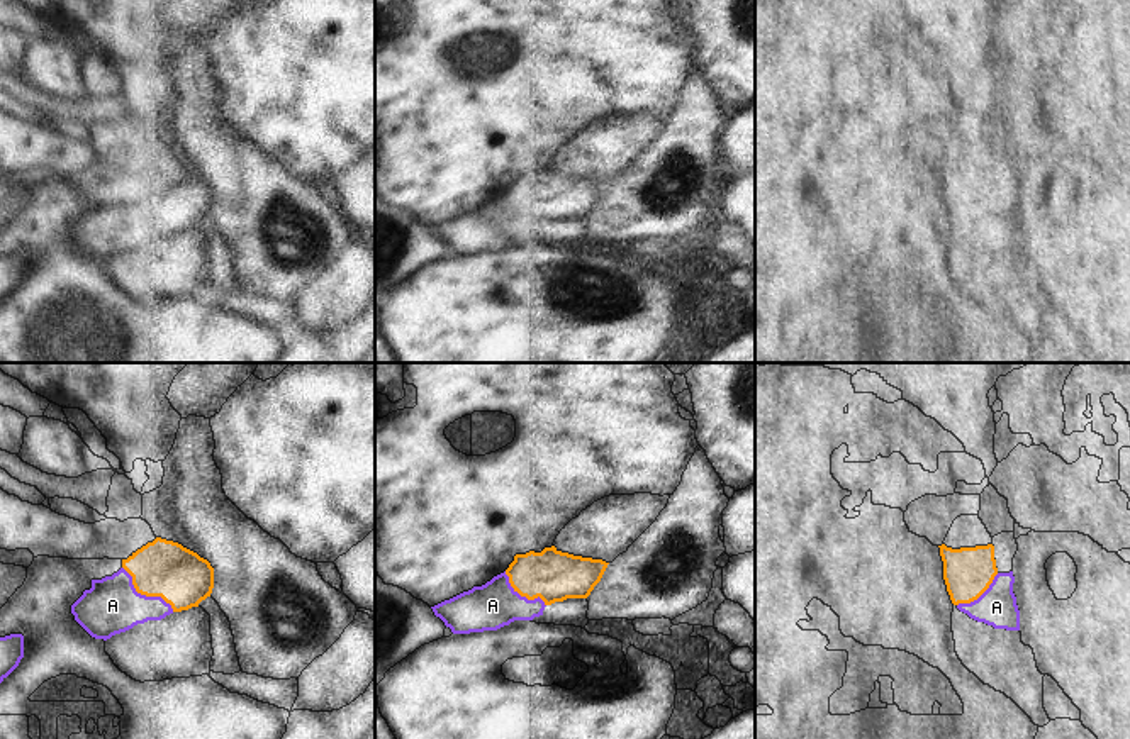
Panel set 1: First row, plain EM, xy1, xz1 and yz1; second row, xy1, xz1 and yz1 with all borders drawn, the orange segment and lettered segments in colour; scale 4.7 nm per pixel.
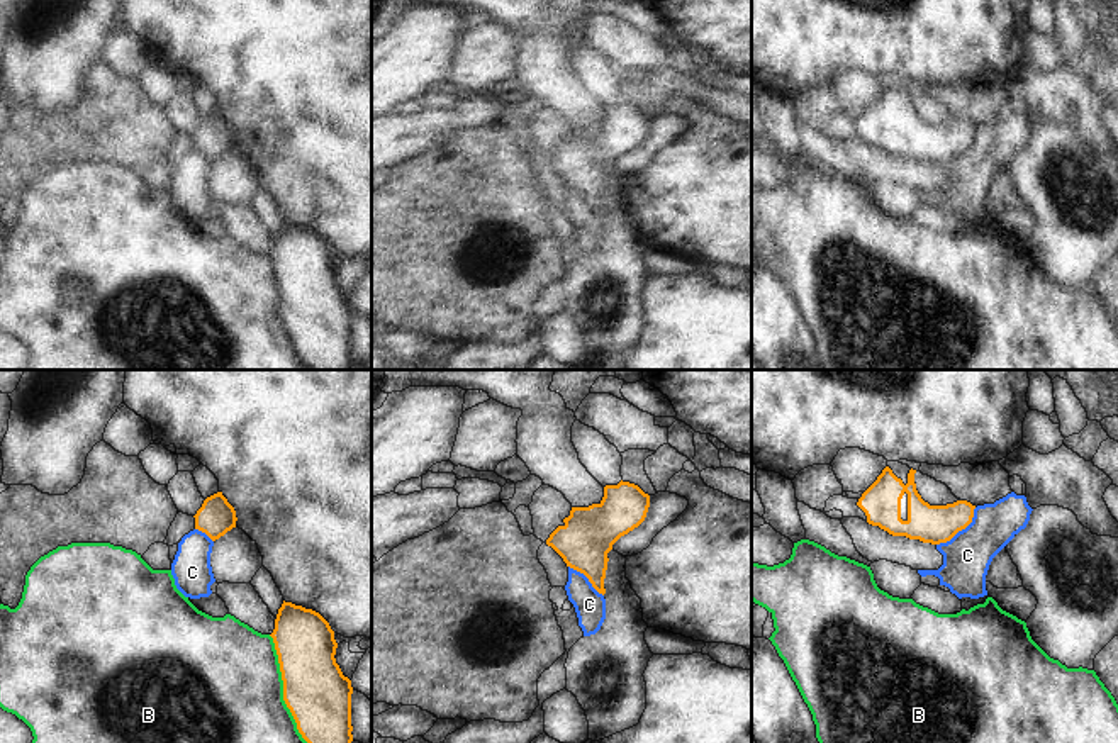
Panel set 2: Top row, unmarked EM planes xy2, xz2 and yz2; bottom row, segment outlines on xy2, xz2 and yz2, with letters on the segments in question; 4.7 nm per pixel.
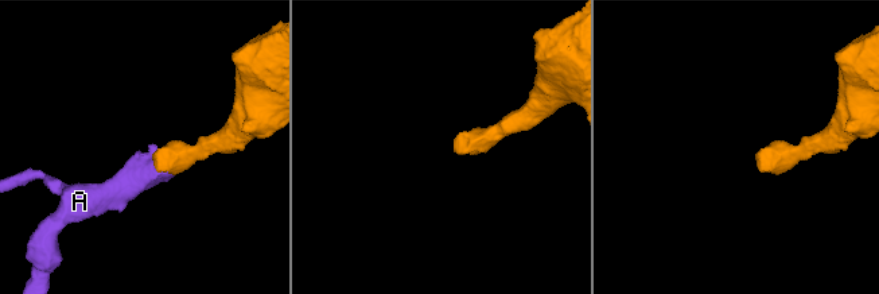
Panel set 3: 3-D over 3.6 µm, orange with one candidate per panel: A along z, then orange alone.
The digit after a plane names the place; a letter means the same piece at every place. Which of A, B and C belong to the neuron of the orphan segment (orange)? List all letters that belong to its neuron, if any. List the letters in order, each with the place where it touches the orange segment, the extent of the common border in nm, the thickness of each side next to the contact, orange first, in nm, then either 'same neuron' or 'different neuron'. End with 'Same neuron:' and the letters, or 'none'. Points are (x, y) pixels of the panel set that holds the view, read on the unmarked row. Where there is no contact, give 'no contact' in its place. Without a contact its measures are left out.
A: contact xy1 (145, 214); length 320 nm; calibres 280 and 260 nm; same neuron
B: contact xy2 (284, 312); length 600 nm; calibres 300 and 500 nm; different neuron
C: contact yz2 (961, 150); length 260 nm; calibres 180 and 220 nm; different neuron
Same neuron: A

